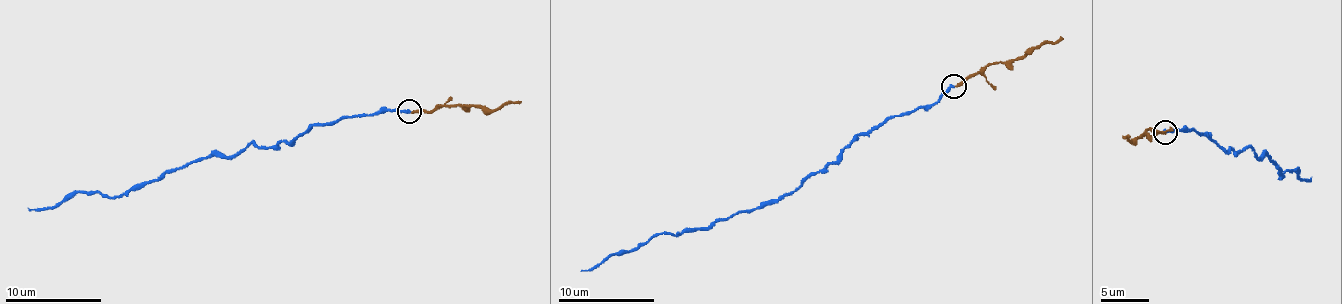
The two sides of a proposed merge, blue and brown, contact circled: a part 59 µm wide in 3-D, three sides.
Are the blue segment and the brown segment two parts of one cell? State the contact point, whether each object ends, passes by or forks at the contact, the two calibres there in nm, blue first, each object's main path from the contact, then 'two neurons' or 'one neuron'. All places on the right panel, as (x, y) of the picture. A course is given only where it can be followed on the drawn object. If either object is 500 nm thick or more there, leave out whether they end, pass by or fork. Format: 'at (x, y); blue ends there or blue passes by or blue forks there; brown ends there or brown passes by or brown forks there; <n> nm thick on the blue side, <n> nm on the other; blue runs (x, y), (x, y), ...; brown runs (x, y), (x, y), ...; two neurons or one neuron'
at (1165, 132); blue ends there; brown ends there; 240 nm thick on the blue side, 220 nm on the other; blue runs (1166, 131), (1193, 128), (1236, 153), (1248, 146), (1274, 160), (1282, 177), (1293, 168), (1311, 180); brown runs (1166, 131), (1147, 130), (1146, 135), (1130, 140), (1126, 137); two neurons

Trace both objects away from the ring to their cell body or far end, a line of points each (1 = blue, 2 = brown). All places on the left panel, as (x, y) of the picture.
1: (409, 111), (340, 117), (272, 147), (252, 142), (230, 156), (167, 169), (123, 193), (82, 191), (28, 211)
2: (411, 111), (446, 105), (494, 109), (521, 101)

